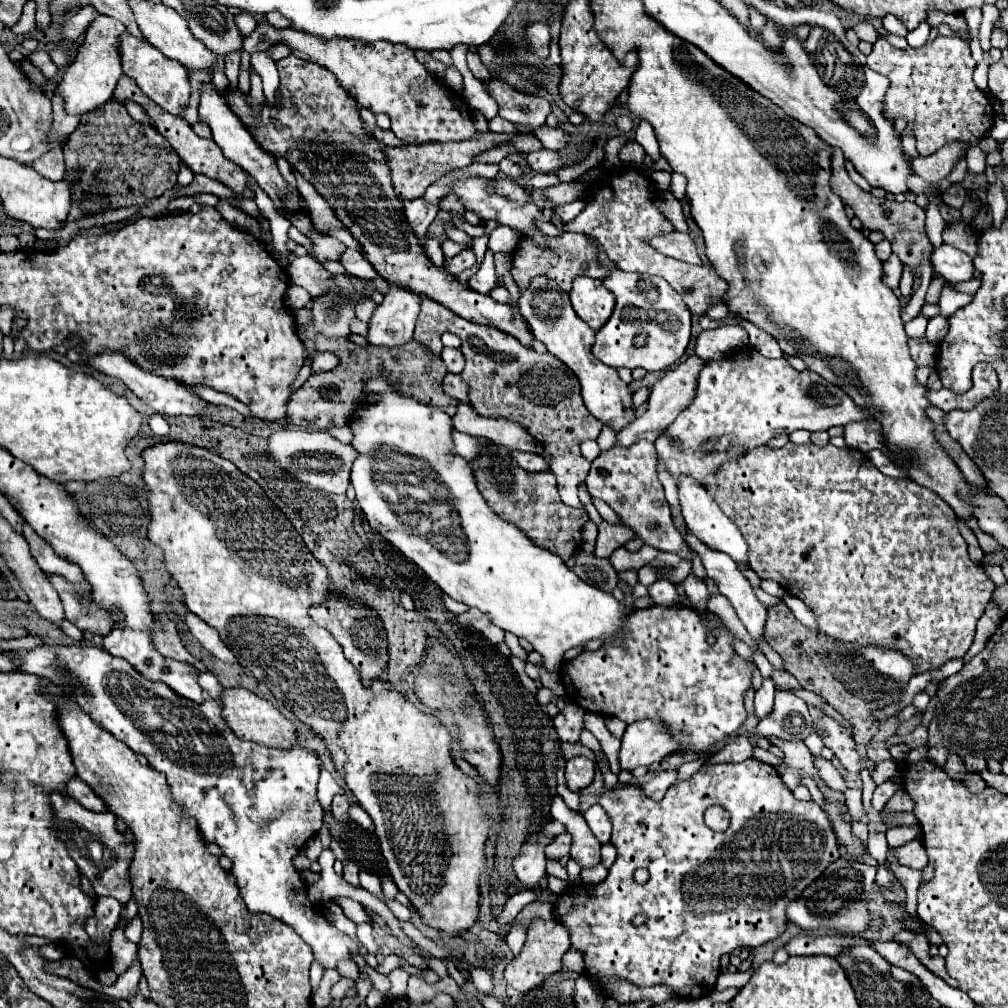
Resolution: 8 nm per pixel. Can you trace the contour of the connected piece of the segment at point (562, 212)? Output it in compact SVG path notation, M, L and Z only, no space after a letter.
M582 199L572 201L572 203L566 203L566 205L558 205L558 207L554 207L552 211L554 211L554 215L558 215L560 221L566 225L566 223L570 223L570 221L580 213L580 209L584 209L584 201L582 201Z

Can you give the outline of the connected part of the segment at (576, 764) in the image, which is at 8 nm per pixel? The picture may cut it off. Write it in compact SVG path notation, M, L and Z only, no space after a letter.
M584 755L572 757L566 763L566 783L576 793L592 783L594 773L596 773L596 761L588 759Z

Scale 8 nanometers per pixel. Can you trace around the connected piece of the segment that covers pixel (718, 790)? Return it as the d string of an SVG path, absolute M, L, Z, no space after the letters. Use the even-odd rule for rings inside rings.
M748 759L742 763L724 763L724 765L714 765L708 769L702 769L698 773L694 773L688 781L676 783L672 785L662 801L652 801L648 797L644 797L640 793L638 787L634 785L626 785L620 787L616 791L606 791L600 797L600 805L604 807L604 811L608 813L610 821L612 821L612 845L618 851L618 857L614 861L614 865L608 869L608 877L598 883L598 885L568 885L568 889L564 889L558 897L558 903L554 907L554 915L560 923L564 923L570 929L570 937L572 937L572 947L580 949L586 961L586 971L590 973L590 981L594 981L600 989L608 983L610 977L620 977L626 979L638 987L650 987L650 985L666 985L670 987L680 999L690 999L690 993L694 993L694 997L698 999L700 995L706 995L708 989L714 987L716 979L718 979L718 965L720 965L720 957L726 953L732 953L738 945L748 945L748 947L758 947L762 943L768 943L772 939L776 939L784 927L786 927L786 905L788 899L792 901L792 897L796 897L796 893L800 893L800 889L804 889L804 885L810 885L826 867L828 863L836 861L840 857L838 853L838 843L836 837L832 833L830 821L824 815L824 811L814 803L814 801L798 801L788 787L782 783L778 771L772 765L766 765L758 759ZM710 805L720 805L730 813L730 825L726 831L716 833L710 827L706 827L704 823L704 811ZM736 851L746 851L746 861L736 857ZM638 867L646 867L650 871L650 879L640 885L634 881L634 871ZM636 915L644 915L646 923L640 927L632 925L632 917Z

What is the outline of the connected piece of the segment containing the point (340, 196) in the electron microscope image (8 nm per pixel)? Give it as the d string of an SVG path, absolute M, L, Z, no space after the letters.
M288 55L280 61L276 61L276 67L280 71L282 103L280 103L280 107L272 107L274 113L270 113L270 107L264 105L260 111L260 117L254 117L254 113L250 113L250 109L248 109L248 105L250 105L248 95L242 95L238 89L236 91L230 89L224 95L230 109L244 121L244 125L264 145L264 149L270 151L274 157L278 157L278 155L286 157L294 169L300 169L300 173L304 173L304 177L308 177L308 181L312 181L312 185L316 185L316 189L320 189L320 195L324 195L328 205L332 205L332 209L336 209L336 215L340 217L344 227L364 247L364 257L372 263L372 267L388 283L408 285L408 289L412 289L420 295L424 293L426 297L442 303L450 311L458 313L460 317L464 317L472 323L478 323L478 325L490 325L490 327L502 329L504 333L518 339L524 347L532 347L534 335L532 335L526 319L516 309L494 301L490 295L480 295L468 287L458 285L458 281L454 277L448 277L444 273L444 269L438 269L432 265L432 261L424 255L420 241L416 241L416 235L412 233L412 229L408 229L408 225L402 225L404 207L398 203L396 193L392 189L392 181L388 177L388 167L384 165L384 157L380 157L380 145L368 137L368 133L362 127L362 121L358 117L358 103L342 89L342 85L336 81L336 75L330 73L328 69L324 69L312 61L304 61L296 55Z

